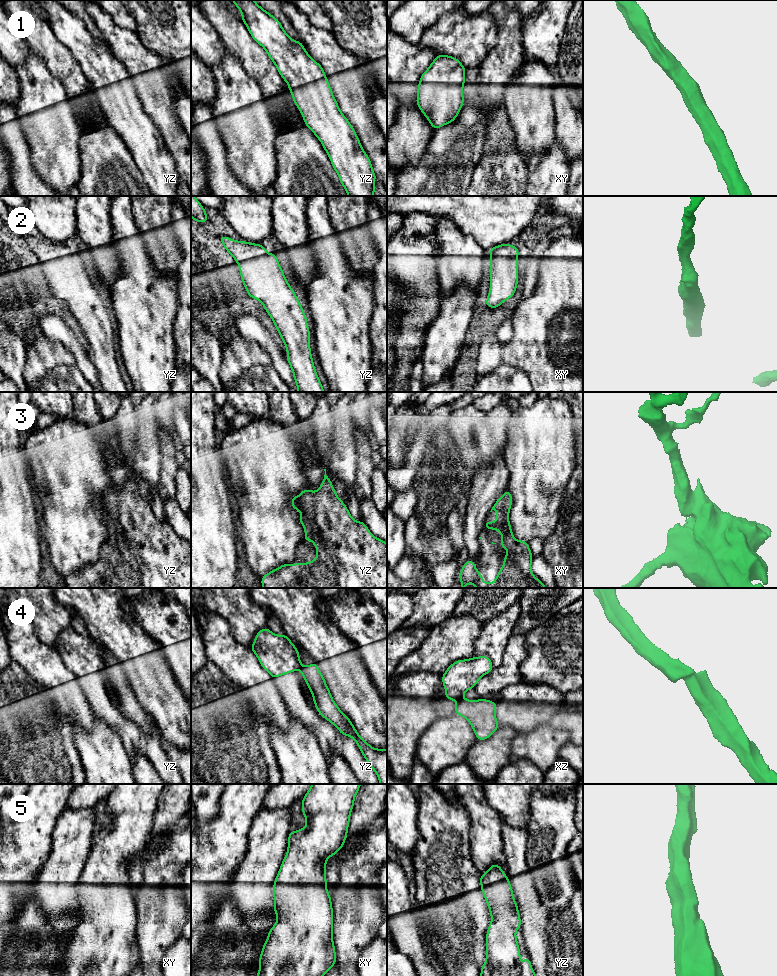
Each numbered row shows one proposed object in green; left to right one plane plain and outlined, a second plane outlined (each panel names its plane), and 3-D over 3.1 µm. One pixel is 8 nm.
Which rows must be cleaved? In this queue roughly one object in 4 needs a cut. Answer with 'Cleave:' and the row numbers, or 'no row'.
Cleave: 4

